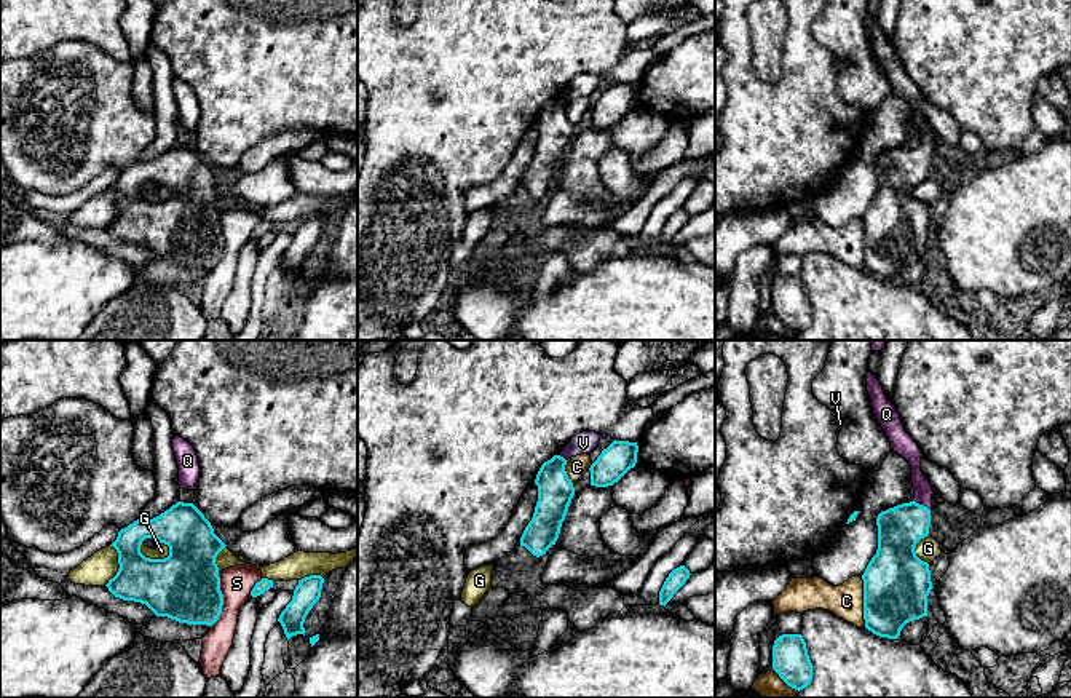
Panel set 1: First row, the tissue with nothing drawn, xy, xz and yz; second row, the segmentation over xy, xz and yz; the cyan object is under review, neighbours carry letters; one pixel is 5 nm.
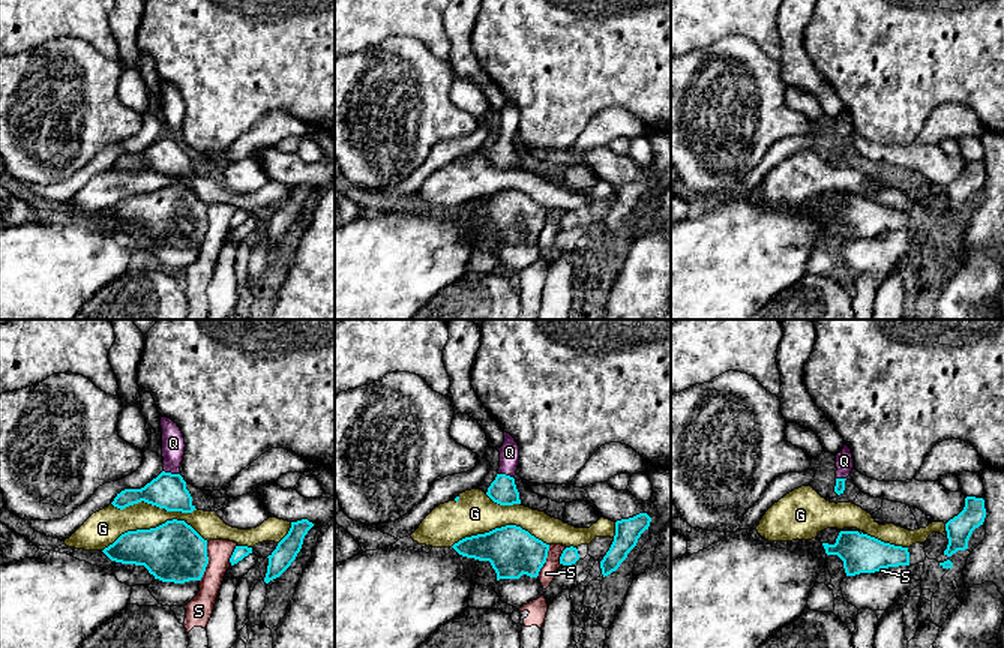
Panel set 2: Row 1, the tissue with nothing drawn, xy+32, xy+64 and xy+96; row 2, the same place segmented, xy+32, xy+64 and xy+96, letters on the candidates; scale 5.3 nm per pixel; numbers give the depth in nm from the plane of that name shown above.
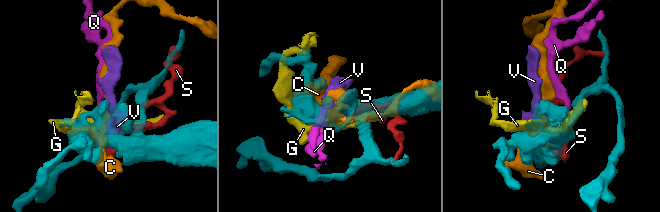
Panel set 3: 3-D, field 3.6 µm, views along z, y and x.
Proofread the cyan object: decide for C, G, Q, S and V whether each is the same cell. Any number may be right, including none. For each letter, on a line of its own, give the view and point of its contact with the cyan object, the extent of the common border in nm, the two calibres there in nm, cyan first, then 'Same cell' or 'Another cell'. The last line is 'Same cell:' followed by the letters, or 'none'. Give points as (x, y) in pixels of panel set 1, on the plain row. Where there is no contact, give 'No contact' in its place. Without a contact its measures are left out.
C: Touches cyan at yz (864, 245). Shared border 260 nm. Thickness 340 nm (cyan) against 180 nm. Another cell
G: Touches cyan at xy (152, 202). Shared border 170 nm. Thickness 360 nm (cyan) against 70 nm. Another cell
Q: Touches cyan at yz (921, 147). Shared border 100 nm. Thickness 220 nm (cyan) against 100 nm. Same cell
S: Touches cyan at xy (222, 241). Shared border 280 nm. Thickness 360 nm (cyan) against 160 nm. Another cell
V: Touches cyan at xz (562, 99). Shared border 50 nm. Thickness 180 nm (cyan) against 110 nm. Another cell
Same cell: Q

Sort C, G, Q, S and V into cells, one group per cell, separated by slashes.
C G S V / Q

